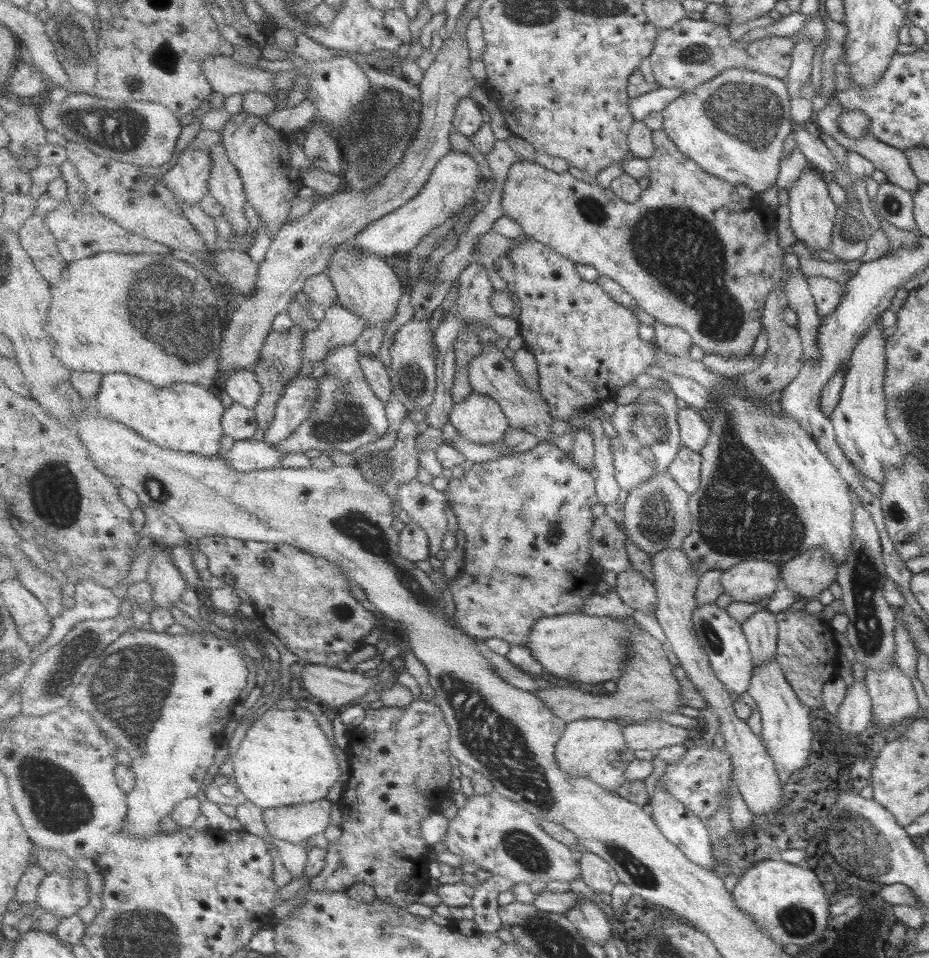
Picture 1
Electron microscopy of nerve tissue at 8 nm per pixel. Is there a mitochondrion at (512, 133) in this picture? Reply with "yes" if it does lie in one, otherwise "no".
no

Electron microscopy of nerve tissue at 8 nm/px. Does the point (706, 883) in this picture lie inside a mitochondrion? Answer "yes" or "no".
no

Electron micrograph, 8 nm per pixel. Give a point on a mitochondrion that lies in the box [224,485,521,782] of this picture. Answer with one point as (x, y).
(367, 534)

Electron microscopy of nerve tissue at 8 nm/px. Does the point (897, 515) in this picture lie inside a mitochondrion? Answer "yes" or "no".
yes

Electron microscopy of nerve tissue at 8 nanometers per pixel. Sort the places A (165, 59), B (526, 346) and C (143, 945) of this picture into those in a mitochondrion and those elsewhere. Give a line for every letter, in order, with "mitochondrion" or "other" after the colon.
A: mitochondrion
B: other
C: mitochondrion

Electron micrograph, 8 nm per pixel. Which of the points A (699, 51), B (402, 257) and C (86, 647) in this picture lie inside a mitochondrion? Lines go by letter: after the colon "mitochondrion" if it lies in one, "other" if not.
A: mitochondrion
B: other
C: mitochondrion

